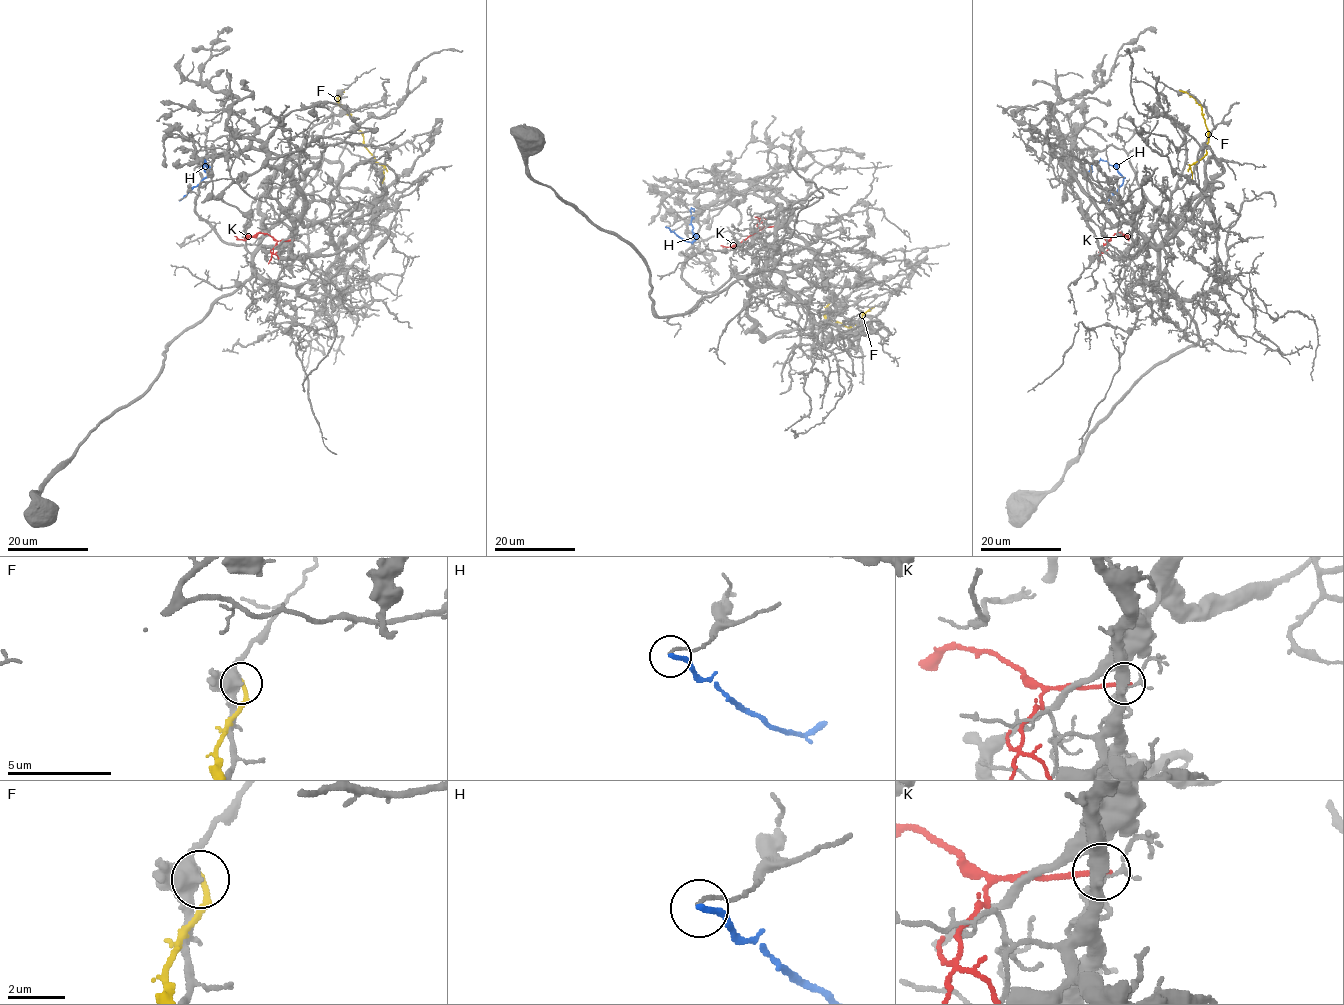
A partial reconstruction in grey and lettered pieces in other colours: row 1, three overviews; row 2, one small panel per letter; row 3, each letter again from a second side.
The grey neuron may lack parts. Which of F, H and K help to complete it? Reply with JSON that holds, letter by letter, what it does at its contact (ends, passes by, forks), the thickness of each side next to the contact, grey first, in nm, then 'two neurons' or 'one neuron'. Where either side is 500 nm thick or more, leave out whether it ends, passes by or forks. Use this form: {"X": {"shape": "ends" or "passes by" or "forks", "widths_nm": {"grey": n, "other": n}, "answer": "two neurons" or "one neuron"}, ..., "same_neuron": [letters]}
{"F": {"shape": "ends", "widths_nm": {"grey": 420, "other": 200}, "answer": "two neurons"}, "H": {"shape": "ends", "widths_nm": {"grey": 140, "other": 220}, "answer": "two neurons"}, "K": {"shape": "ends", "widths_nm": {"grey": 150, "other": 180}, "answer": "two neurons"}, "same_neuron": []}

